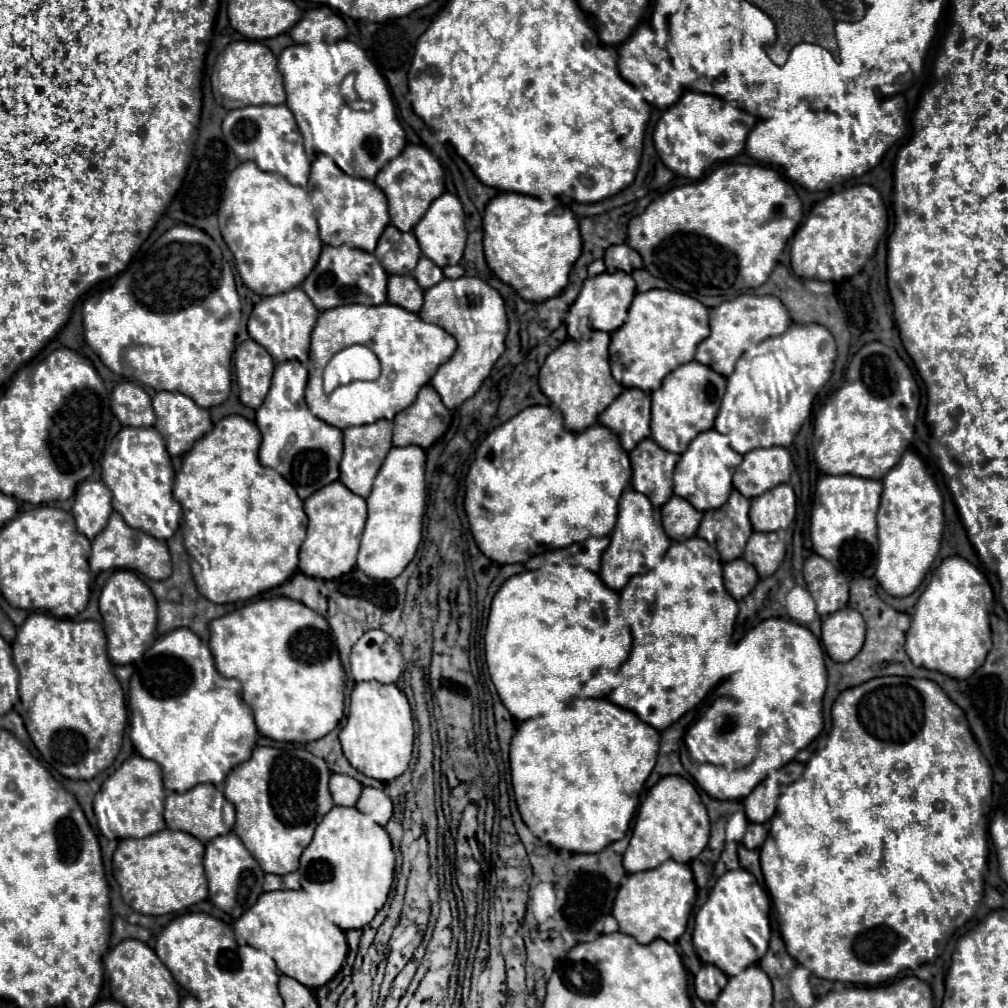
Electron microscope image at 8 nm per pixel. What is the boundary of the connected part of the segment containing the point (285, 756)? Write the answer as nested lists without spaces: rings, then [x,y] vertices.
[[[256,746],[250,760],[246,764],[240,764],[238,768],[234,768],[234,772],[226,776],[224,796],[236,808],[234,832],[246,844],[246,848],[252,852],[252,856],[258,860],[264,872],[286,874],[298,870],[298,860],[304,848],[310,844],[316,826],[320,824],[324,814],[328,814],[334,806],[332,796],[328,792],[328,778],[330,778],[330,770],[326,762],[304,748],[280,750],[280,748],[262,748],[262,746]]]

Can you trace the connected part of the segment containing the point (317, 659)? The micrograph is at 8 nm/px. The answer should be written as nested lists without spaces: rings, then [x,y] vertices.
[[[262,598],[262,600],[254,600],[226,616],[220,616],[216,620],[212,620],[210,624],[210,650],[212,650],[212,656],[214,656],[214,664],[218,668],[218,672],[224,676],[224,678],[236,678],[240,680],[242,684],[242,698],[246,700],[246,704],[250,704],[250,710],[254,714],[254,720],[256,720],[256,728],[260,734],[276,740],[276,742],[312,742],[312,740],[318,740],[322,736],[326,736],[328,732],[332,732],[338,722],[342,720],[344,716],[344,668],[340,664],[340,658],[338,658],[338,648],[336,648],[336,640],[332,636],[332,630],[326,622],[324,616],[320,616],[318,612],[314,612],[312,608],[304,606],[302,602],[296,602],[296,600],[290,600],[290,598]]]

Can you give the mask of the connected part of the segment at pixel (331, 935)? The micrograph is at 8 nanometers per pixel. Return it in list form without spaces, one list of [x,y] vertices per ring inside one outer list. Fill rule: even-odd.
[[[306,890],[264,892],[254,908],[248,908],[234,923],[239,946],[244,944],[274,958],[278,970],[308,988],[320,988],[334,978],[346,960],[348,944],[344,932],[326,920]]]

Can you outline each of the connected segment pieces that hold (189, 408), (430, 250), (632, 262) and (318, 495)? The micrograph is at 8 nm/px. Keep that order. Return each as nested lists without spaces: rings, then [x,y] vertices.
[[[158,392],[152,406],[158,418],[154,428],[162,434],[170,456],[186,454],[196,440],[212,430],[208,410],[180,392]]]
[[[446,192],[440,198],[436,198],[430,204],[430,208],[426,210],[426,214],[422,216],[422,220],[416,224],[414,236],[418,238],[418,244],[422,248],[422,254],[426,258],[430,258],[434,264],[438,264],[440,268],[444,268],[448,264],[458,264],[462,260],[464,242],[466,242],[464,210],[462,210],[462,202],[458,200],[458,196]]]
[[[618,244],[614,248],[608,248],[604,254],[604,262],[606,262],[608,272],[624,270],[630,274],[636,268],[642,268],[642,258],[638,256],[638,264],[636,264],[636,252],[628,244]]]
[[[340,480],[320,488],[310,498],[304,500],[304,510],[308,514],[306,540],[300,548],[298,570],[310,578],[334,580],[356,566],[356,554],[366,524],[366,500],[350,492]]]

